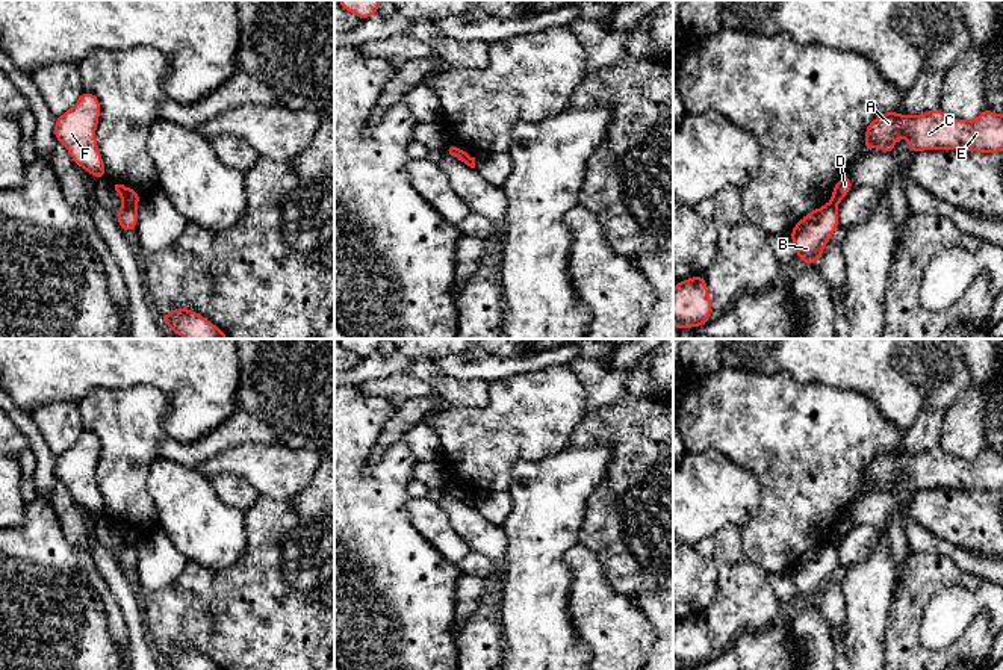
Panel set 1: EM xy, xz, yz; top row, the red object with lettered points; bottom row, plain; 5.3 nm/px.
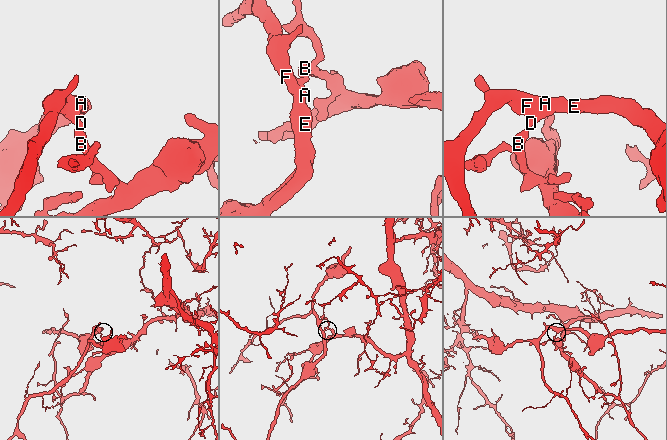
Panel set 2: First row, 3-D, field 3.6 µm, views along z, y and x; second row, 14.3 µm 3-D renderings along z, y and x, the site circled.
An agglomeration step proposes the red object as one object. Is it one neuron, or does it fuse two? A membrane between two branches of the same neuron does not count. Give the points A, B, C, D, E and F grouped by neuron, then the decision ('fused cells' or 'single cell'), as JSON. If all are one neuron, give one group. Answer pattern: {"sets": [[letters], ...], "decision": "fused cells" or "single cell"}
{"sets": [["A", "C", "D", "E", "F"], ["B"]], "decision": "fused cells"}

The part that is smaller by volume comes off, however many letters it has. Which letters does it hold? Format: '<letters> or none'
A, C, D, E, F

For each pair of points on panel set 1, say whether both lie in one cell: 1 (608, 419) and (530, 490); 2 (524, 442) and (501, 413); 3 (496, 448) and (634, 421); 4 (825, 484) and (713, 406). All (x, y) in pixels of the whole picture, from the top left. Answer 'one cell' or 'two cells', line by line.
1: two cells
2: one cell
3: two cells
4: one cell

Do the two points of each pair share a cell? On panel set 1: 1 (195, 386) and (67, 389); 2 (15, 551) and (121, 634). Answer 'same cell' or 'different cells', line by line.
1: same cell
2: different cells

